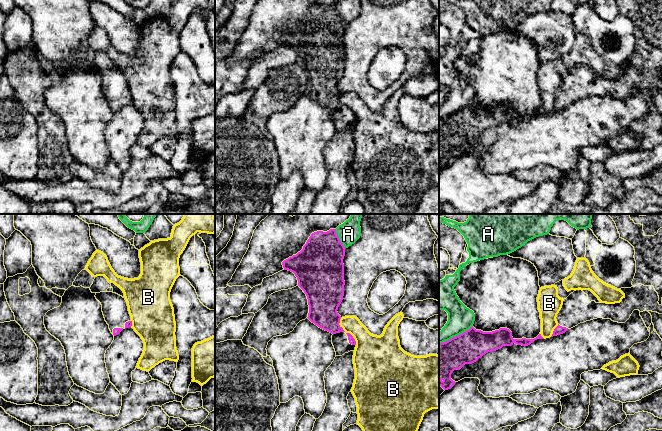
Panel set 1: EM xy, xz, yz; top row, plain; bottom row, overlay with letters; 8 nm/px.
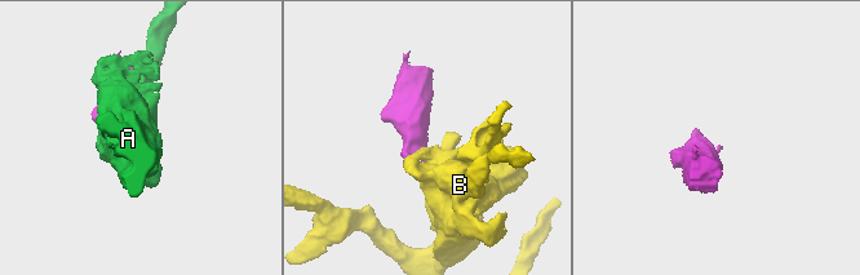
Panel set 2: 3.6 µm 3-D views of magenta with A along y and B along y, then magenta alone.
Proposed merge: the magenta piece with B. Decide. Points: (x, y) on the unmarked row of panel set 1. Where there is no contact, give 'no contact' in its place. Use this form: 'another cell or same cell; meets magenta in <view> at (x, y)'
another cell; meets magenta in xz at (342, 105)

